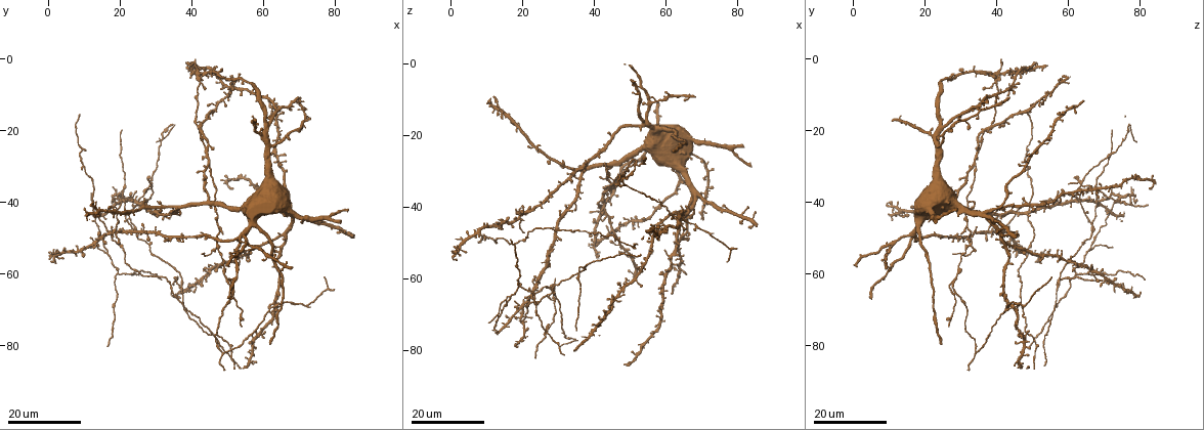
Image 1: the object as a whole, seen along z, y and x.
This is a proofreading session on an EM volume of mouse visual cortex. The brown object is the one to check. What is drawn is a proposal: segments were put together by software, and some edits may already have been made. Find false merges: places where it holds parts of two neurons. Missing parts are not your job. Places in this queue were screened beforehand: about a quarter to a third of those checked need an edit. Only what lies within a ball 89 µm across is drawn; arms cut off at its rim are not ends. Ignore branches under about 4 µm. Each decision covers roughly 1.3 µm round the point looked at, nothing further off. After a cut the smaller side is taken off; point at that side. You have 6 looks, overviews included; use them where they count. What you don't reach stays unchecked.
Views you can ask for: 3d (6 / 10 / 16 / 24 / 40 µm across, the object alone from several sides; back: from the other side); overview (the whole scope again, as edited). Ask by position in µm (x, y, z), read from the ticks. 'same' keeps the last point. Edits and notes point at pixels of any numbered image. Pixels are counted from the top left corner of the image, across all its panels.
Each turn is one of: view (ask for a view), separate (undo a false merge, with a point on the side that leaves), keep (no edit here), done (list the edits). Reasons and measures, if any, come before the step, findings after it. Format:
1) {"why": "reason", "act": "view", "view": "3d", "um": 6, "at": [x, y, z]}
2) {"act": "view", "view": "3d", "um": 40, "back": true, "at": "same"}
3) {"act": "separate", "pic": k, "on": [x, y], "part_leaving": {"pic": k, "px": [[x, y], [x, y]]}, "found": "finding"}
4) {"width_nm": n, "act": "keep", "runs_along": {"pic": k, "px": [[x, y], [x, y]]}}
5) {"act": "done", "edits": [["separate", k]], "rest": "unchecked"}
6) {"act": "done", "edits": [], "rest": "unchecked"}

{"why": "thick turns thin", "act": "view", "view": "3d", "um": 16, "at": [24.5, 47.5, 67.0]}

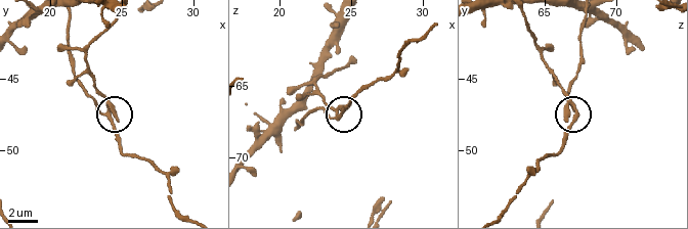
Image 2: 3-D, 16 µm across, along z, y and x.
{"why": "zoom in", "act": "view", "view": "3d", "um": 6, "at": [24.2, 47.8, 67.2]}

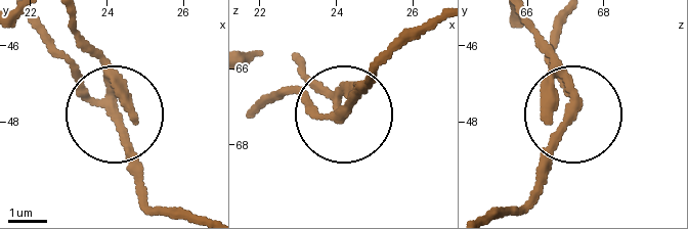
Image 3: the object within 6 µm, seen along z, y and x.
{"act": "separate", "pic": 3, "on": [136, 124], "part_leaving": {"pic": 3, "px": [[104, 75], [75, 19]]}, "found": "a second neuron is stuck on"}

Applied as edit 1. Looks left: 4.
{"act": "view", "view": "overview"}

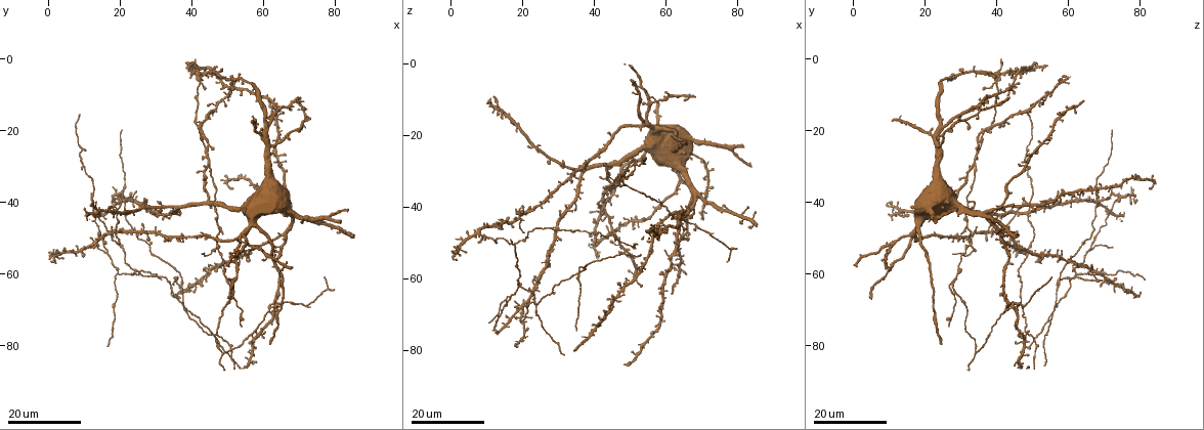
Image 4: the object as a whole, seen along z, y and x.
{"why": "three-way junction", "act": "view", "view": "3d", "um": 16, "at": [19.0, 59.5, 62.5]}

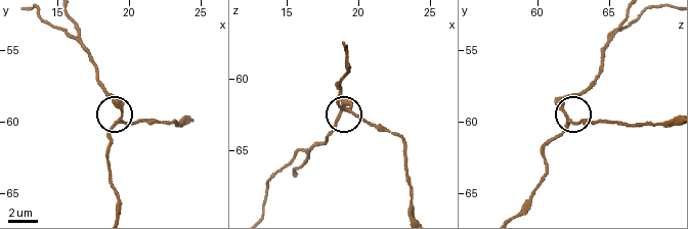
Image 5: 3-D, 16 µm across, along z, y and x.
{"act": "view", "view": "3d", "um": 6, "at": [19.4, 60.0, 62.2]}

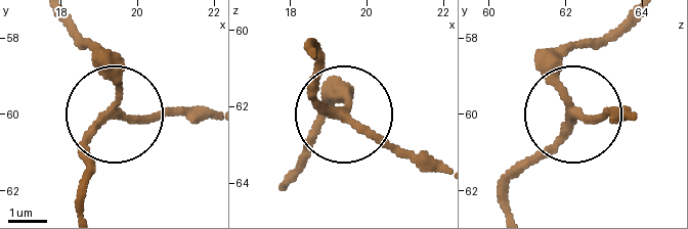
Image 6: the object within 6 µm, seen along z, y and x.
{"act": "keep", "runs_along": {"pic": 6, "px": [[69, 23], [118, 81], [121, 113], [151, 120], [186, 110]]}, "found": "continuous, no second neuron"}

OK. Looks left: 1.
{"act": "done", "edits": [["separate", 3]], "rest": "unchecked"}

